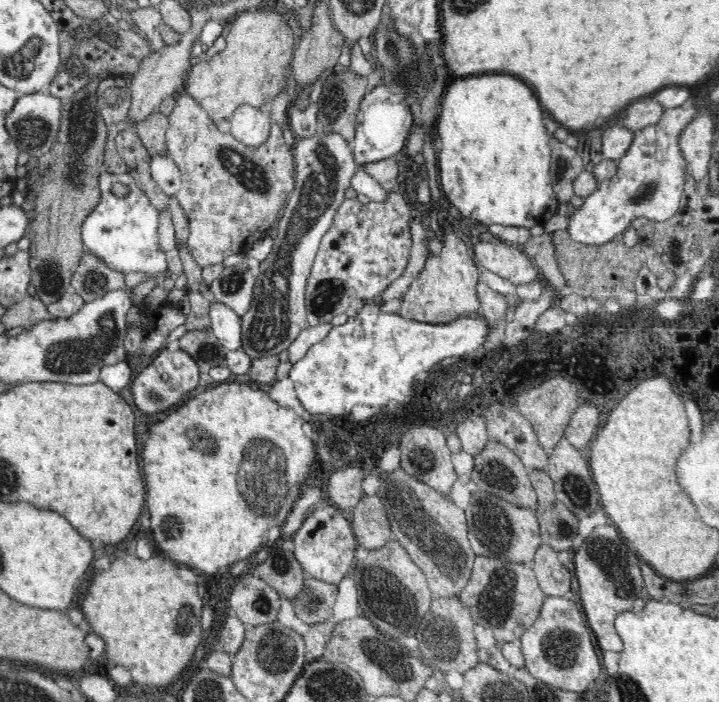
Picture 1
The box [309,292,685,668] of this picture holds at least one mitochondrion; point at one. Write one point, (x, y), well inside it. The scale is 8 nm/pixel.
(612, 562)

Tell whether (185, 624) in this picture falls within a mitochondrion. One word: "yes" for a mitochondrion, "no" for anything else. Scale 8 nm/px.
yes

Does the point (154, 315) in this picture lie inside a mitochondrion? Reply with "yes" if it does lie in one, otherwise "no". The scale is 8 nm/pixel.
no

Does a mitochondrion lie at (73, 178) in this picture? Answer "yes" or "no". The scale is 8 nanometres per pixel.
yes

